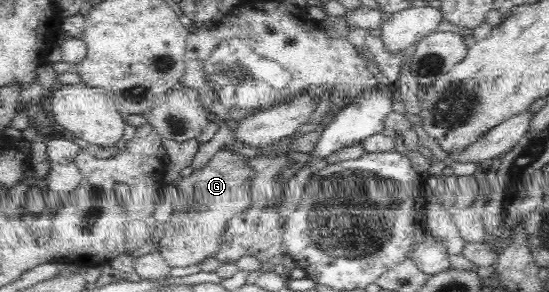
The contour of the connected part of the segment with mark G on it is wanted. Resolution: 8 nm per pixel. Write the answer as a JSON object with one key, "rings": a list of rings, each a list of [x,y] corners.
{"rings":[[[229,151],[218,152],[202,169],[195,169],[190,177],[180,183],[180,201],[176,204],[177,217],[168,223],[168,233],[161,239],[160,249],[170,268],[183,267],[201,263],[203,259],[213,256],[218,250],[219,240],[223,235],[223,229],[231,217],[235,217],[241,211],[247,211],[250,202],[250,169],[245,168],[247,158],[234,155]]]}

